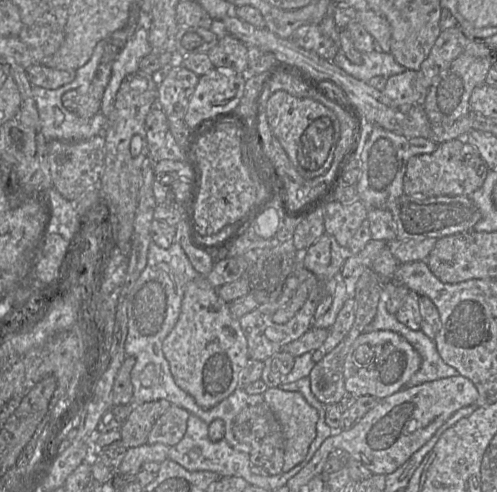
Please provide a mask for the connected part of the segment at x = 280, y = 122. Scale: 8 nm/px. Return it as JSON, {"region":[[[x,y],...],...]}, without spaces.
{"region":[[[279,90],[266,103],[266,118],[291,164],[306,179],[323,175],[330,167],[340,137],[340,124],[334,112],[310,97],[296,97]]]}

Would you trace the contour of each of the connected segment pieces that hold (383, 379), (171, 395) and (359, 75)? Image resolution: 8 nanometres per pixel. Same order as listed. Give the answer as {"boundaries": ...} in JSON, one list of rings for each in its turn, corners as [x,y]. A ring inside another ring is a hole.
{"boundaries":[[[[390,330],[362,332],[351,345],[344,362],[345,388],[357,397],[370,395],[377,399],[403,389],[410,378],[421,366],[421,356],[400,334]],[[361,345],[368,345],[374,351],[371,363],[359,366],[354,362],[354,353]]],[[[151,241],[148,247],[147,263],[136,280],[129,294],[128,308],[128,335],[125,341],[126,357],[134,357],[136,362],[131,371],[133,385],[133,398],[130,403],[133,407],[156,400],[168,400],[171,404],[186,409],[191,414],[198,416],[208,425],[215,419],[221,419],[225,424],[225,440],[235,450],[250,453],[248,444],[239,442],[233,434],[235,417],[245,408],[264,402],[264,395],[250,395],[243,388],[237,387],[227,398],[210,409],[200,407],[194,398],[182,390],[174,381],[170,366],[166,360],[162,343],[174,328],[181,309],[185,286],[194,278],[199,277],[189,259],[178,242],[173,242],[169,248],[164,249]],[[149,364],[154,365],[154,384],[144,387],[140,375]]],[[[379,49],[361,55],[362,63],[359,65],[351,63],[342,51],[331,61],[348,75],[365,83],[373,77],[389,78],[406,71],[390,53],[382,52]]]]}

